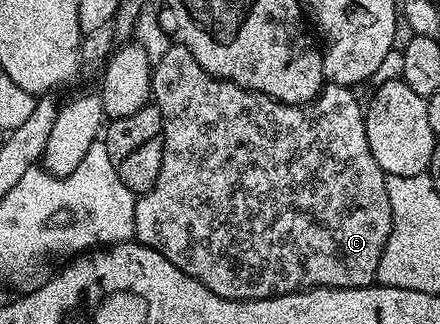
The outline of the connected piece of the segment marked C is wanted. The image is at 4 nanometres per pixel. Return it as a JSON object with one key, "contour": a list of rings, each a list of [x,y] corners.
{"contour":[[[173,44],[167,50],[167,54],[163,54],[163,58],[159,58],[153,64],[153,95],[151,100],[157,106],[159,114],[162,115],[162,166],[159,169],[159,176],[149,192],[137,196],[137,205],[135,206],[136,243],[145,244],[149,248],[159,250],[159,254],[163,254],[163,258],[167,258],[167,262],[179,266],[179,270],[183,270],[191,278],[203,282],[203,286],[207,286],[207,290],[211,290],[216,296],[222,296],[228,300],[266,300],[272,296],[286,296],[292,292],[306,292],[308,288],[370,287],[377,279],[379,258],[383,258],[387,238],[393,229],[393,219],[391,218],[391,202],[387,198],[387,186],[385,185],[387,174],[381,169],[379,162],[375,162],[375,158],[371,154],[371,146],[367,142],[367,130],[365,129],[365,108],[362,101],[361,104],[357,101],[357,96],[353,92],[356,91],[352,87],[326,83],[322,87],[321,93],[309,104],[280,104],[275,98],[264,96],[258,92],[248,92],[247,89],[239,87],[238,84],[233,84],[230,80],[220,80],[211,74],[207,74],[207,70],[203,70],[203,66],[199,66],[199,62],[195,62],[195,54],[191,54],[191,50],[187,50],[182,44]]]}

